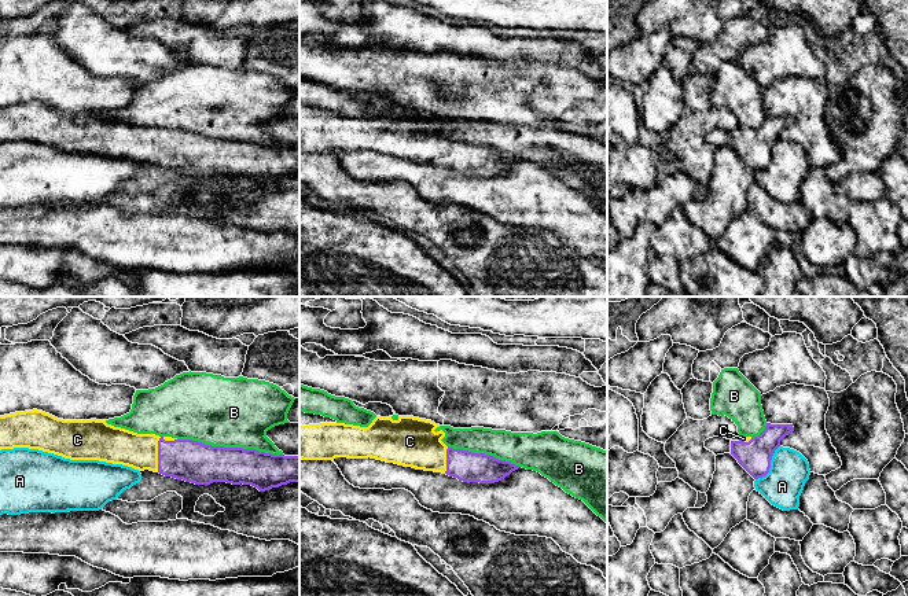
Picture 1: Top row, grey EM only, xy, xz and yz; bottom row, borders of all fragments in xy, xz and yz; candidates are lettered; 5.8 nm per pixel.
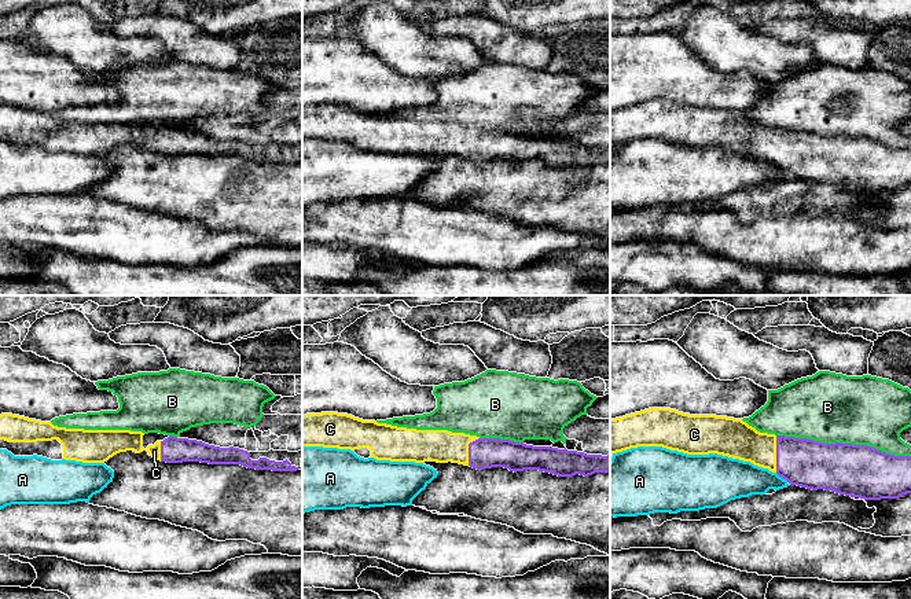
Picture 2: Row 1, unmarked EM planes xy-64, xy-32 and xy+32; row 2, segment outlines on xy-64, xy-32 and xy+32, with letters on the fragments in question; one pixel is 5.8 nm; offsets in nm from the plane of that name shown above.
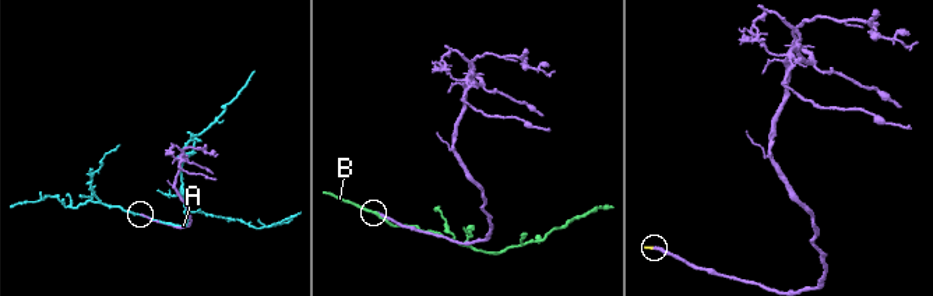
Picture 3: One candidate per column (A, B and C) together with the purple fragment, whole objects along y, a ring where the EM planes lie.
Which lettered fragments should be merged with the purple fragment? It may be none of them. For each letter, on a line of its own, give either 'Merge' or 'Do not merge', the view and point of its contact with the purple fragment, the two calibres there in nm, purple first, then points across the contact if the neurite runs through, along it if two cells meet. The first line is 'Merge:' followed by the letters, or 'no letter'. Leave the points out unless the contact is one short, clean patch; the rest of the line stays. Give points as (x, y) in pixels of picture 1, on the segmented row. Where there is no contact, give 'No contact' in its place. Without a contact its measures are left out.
Merge: C
A: Do not merge. Touches purple at yz (769, 464). Thickness 190 nm (purple) against 240 nm
B: Do not merge. Touches purple at xy (230, 448). Thickness 240 nm (purple) against 420 nm
C: Merge. Touches purple at xy (158, 446). Thickness 240 nm (purple) against 220 nm. Path across: xy (194, 462), (171, 457), (158, 446), (116, 445)

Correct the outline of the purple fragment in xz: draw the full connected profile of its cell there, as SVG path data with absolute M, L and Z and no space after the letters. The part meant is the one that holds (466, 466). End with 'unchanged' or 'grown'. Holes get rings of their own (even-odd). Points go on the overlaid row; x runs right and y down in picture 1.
M376 416L368 427L360 427L345 423L320 423L299 426L299 459L302 460L334 460L335 457L348 459L376 459L386 463L394 463L404 467L412 467L416 470L442 472L449 477L457 478L463 482L479 482L479 483L495 483L504 479L512 471L518 470L511 461L499 460L495 456L485 453L474 453L463 449L453 449L446 446L441 439L445 437L442 430L434 431L440 424L431 420L419 419L413 416L398 416L393 420L391 416L381 417Z | grown

